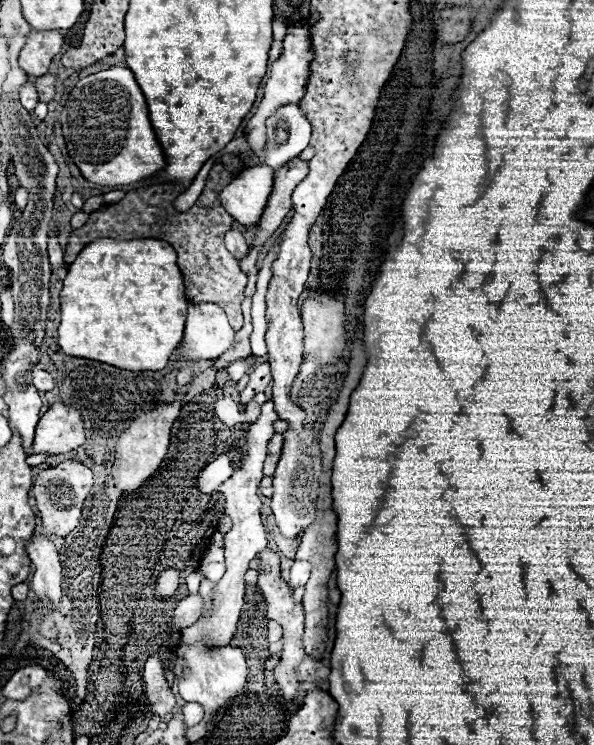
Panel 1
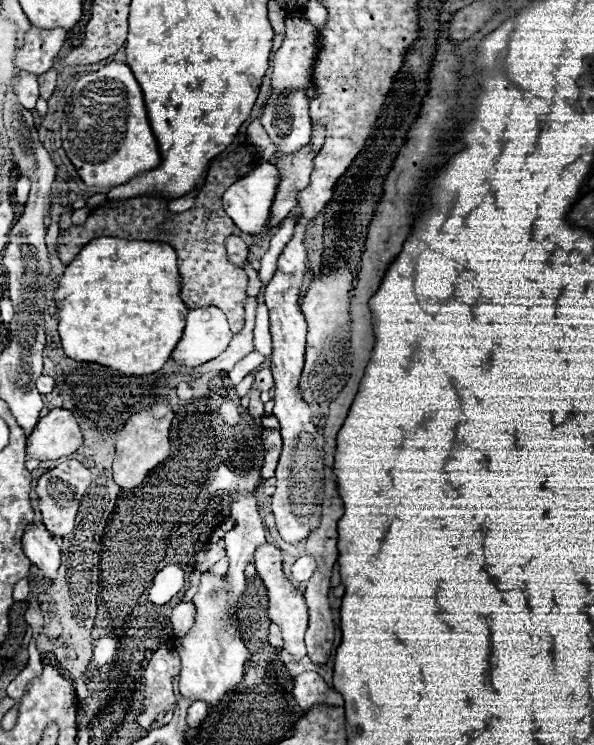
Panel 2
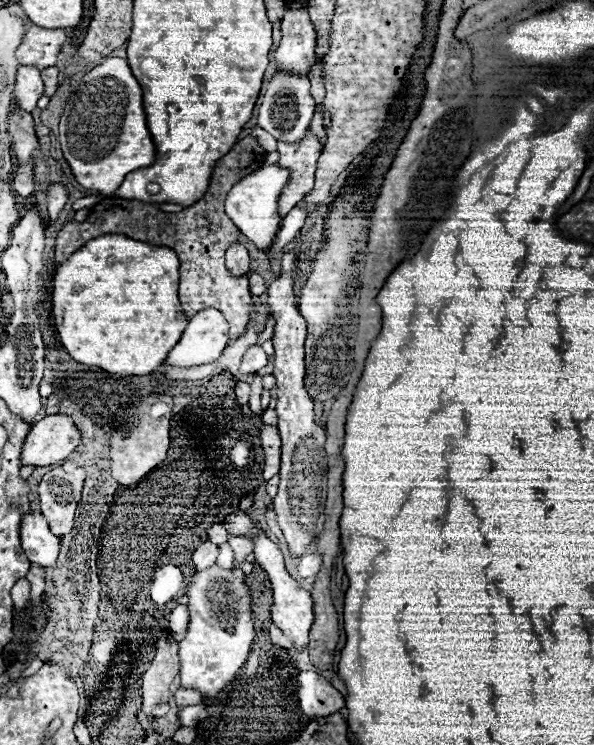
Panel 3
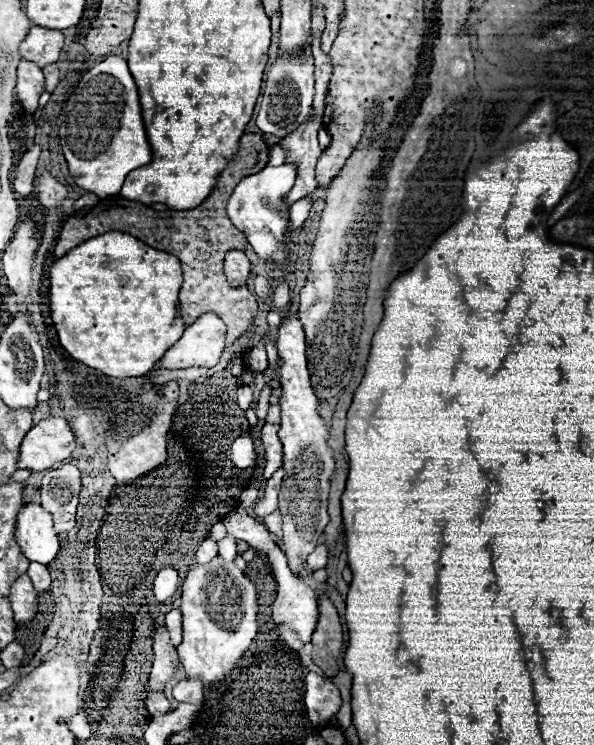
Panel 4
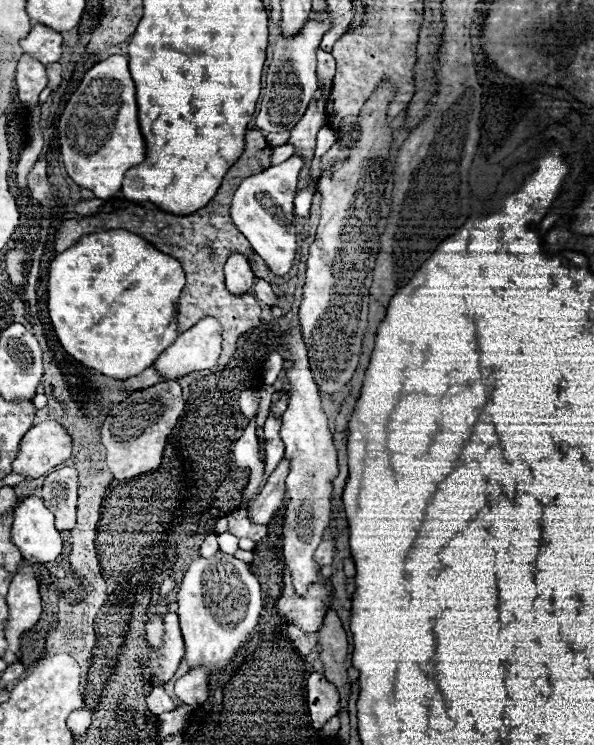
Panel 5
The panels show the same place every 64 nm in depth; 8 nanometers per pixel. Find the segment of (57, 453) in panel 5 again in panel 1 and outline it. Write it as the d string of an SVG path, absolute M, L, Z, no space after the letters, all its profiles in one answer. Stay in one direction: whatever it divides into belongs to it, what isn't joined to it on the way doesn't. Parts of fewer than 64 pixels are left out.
M54 402L40 418L34 436L34 454L64 454L84 444L84 422L80 410L72 404Z

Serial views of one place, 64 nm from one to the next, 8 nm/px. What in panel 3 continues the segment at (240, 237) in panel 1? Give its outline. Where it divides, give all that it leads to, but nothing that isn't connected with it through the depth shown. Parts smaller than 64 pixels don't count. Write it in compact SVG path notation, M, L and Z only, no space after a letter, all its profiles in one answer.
M234 242L228 250L226 250L226 266L232 274L246 274L248 272L248 250L244 248L242 242Z

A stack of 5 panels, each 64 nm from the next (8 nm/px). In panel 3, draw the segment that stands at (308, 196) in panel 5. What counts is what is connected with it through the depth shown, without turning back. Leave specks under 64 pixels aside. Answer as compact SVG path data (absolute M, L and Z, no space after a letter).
M302 206L292 208L292 210L284 216L282 226L280 226L280 230L278 230L278 234L276 234L276 238L274 238L274 244L270 246L272 250L268 250L268 254L266 254L266 260L268 260L268 262L276 260L276 257L282 254L284 246L294 240L294 236L302 230L304 220L306 220L306 210L304 210Z

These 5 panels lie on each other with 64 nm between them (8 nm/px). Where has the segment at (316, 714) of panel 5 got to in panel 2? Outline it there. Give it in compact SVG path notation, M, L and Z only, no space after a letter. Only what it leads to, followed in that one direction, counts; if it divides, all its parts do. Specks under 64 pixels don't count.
M304 672L296 676L294 690L292 690L296 702L302 710L312 708L314 704L328 704L328 706L342 706L342 696L334 692L316 672Z

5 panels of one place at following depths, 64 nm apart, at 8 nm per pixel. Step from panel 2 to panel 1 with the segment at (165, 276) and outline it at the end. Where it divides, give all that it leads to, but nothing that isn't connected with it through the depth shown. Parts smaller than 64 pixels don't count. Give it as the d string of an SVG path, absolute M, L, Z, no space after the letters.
M100 238L92 242L92 246L84 246L78 258L68 266L68 276L64 278L64 288L60 292L60 306L62 322L58 328L58 346L64 354L144 372L162 370L170 360L170 354L180 346L188 300L184 298L184 282L176 266L176 252L168 242L152 238L124 242Z

